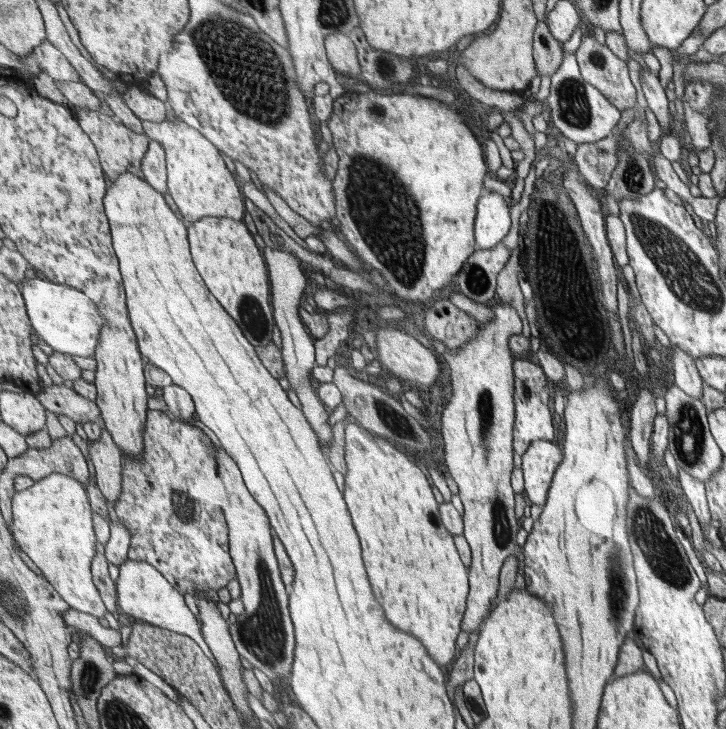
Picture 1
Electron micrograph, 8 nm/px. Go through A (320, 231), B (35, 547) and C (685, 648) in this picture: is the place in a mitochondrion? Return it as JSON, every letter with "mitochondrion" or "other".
{"A":"other","B":"other","C":"other"}

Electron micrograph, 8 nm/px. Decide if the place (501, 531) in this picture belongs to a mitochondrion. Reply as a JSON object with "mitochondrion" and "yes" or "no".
{"mitochondrion":"yes"}

